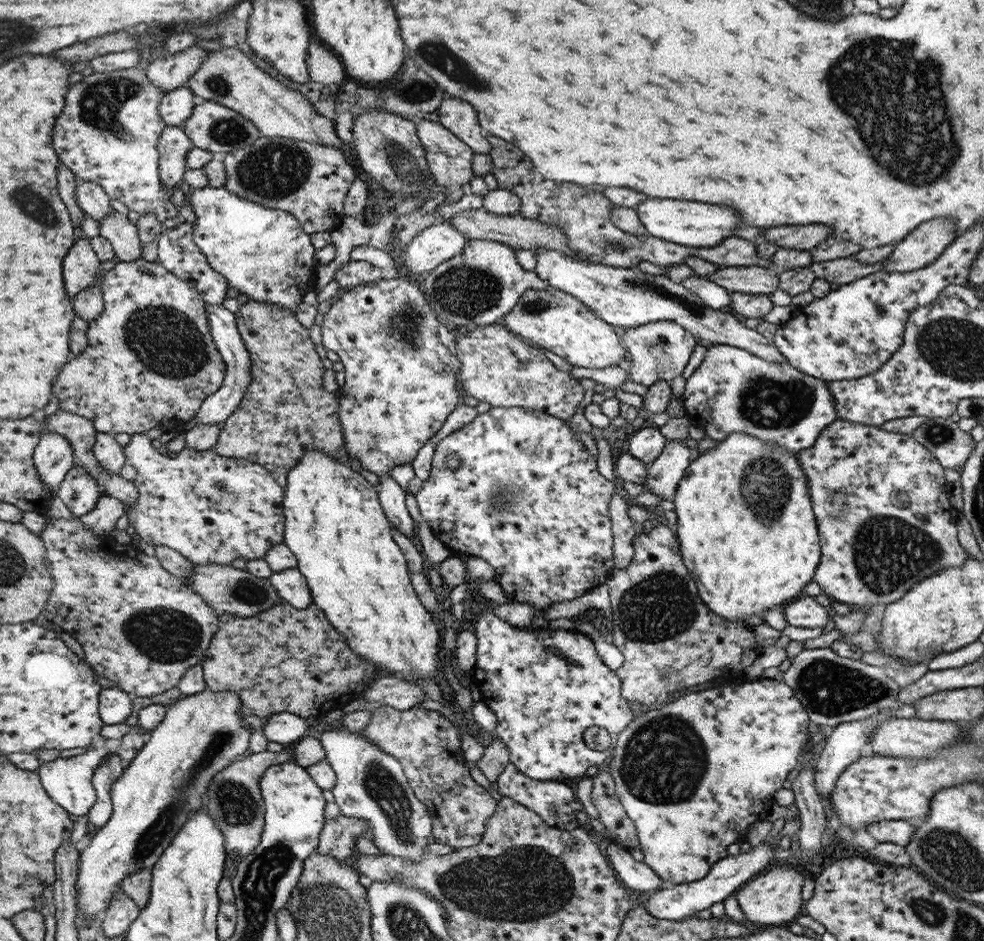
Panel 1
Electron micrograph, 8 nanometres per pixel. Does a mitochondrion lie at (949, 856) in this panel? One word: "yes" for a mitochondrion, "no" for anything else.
yes

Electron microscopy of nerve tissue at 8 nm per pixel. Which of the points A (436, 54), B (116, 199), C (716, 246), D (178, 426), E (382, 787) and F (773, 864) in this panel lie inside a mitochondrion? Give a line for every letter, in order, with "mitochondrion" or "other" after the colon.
A: mitochondrion
B: other
C: other
D: other
E: mitochondrion
F: other

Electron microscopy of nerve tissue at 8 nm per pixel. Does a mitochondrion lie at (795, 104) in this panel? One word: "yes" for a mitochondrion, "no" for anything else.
no

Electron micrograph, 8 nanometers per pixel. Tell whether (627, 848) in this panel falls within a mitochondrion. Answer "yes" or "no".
no

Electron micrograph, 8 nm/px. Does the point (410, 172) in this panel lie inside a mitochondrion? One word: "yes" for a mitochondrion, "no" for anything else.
yes

